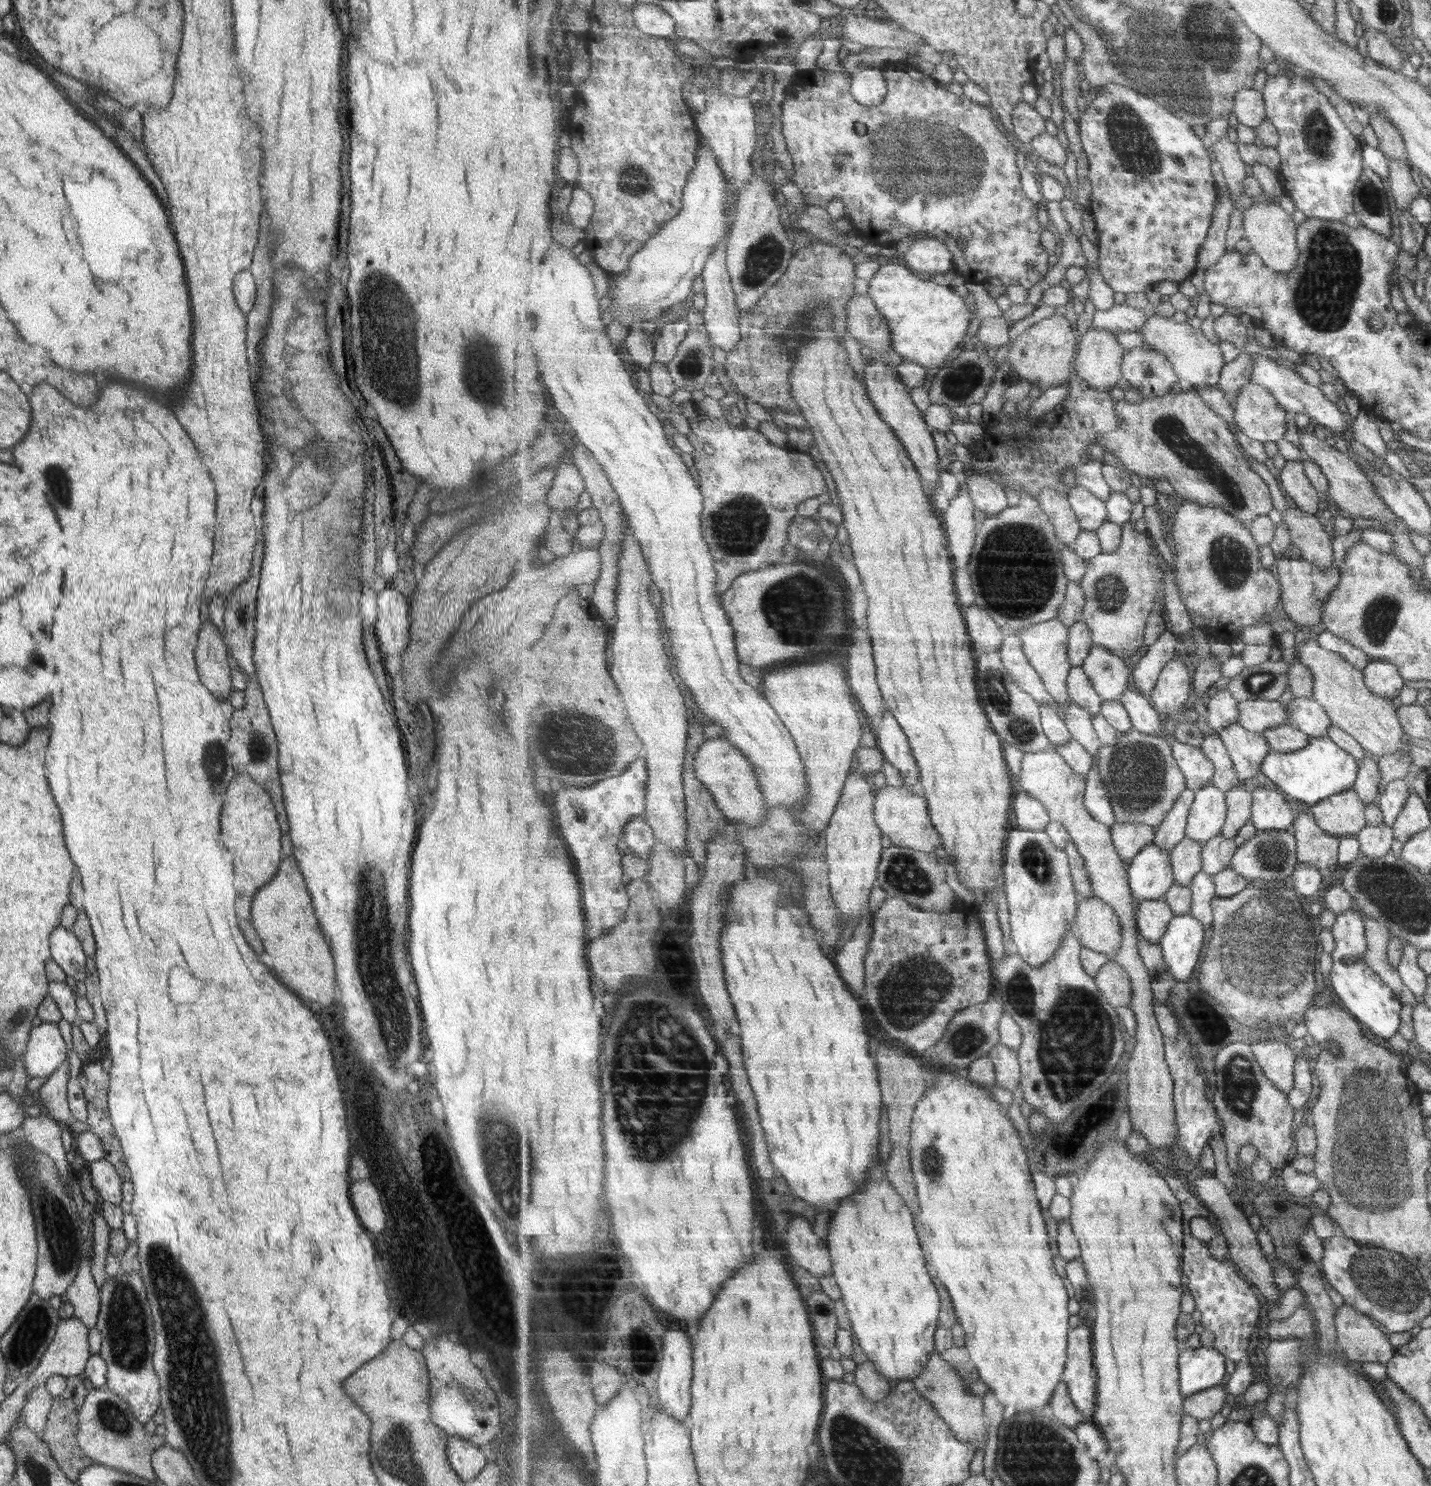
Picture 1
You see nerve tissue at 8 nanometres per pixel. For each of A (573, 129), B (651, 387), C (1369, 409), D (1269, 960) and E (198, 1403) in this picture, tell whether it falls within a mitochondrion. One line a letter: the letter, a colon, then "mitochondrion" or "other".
A: other
B: other
C: other
D: mitochondrion
E: mitochondrion

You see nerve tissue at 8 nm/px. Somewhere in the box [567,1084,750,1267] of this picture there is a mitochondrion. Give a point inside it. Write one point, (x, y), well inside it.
(671, 1129)

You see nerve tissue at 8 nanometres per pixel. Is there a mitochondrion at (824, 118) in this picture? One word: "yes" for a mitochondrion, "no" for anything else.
no

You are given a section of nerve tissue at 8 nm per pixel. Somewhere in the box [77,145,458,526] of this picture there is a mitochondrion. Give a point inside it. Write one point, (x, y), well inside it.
(383, 308)

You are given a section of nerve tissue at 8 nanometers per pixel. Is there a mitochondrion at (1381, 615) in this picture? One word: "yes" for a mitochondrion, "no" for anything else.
yes

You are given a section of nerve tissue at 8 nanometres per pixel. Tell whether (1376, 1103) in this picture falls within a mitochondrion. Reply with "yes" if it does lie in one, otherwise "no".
yes

